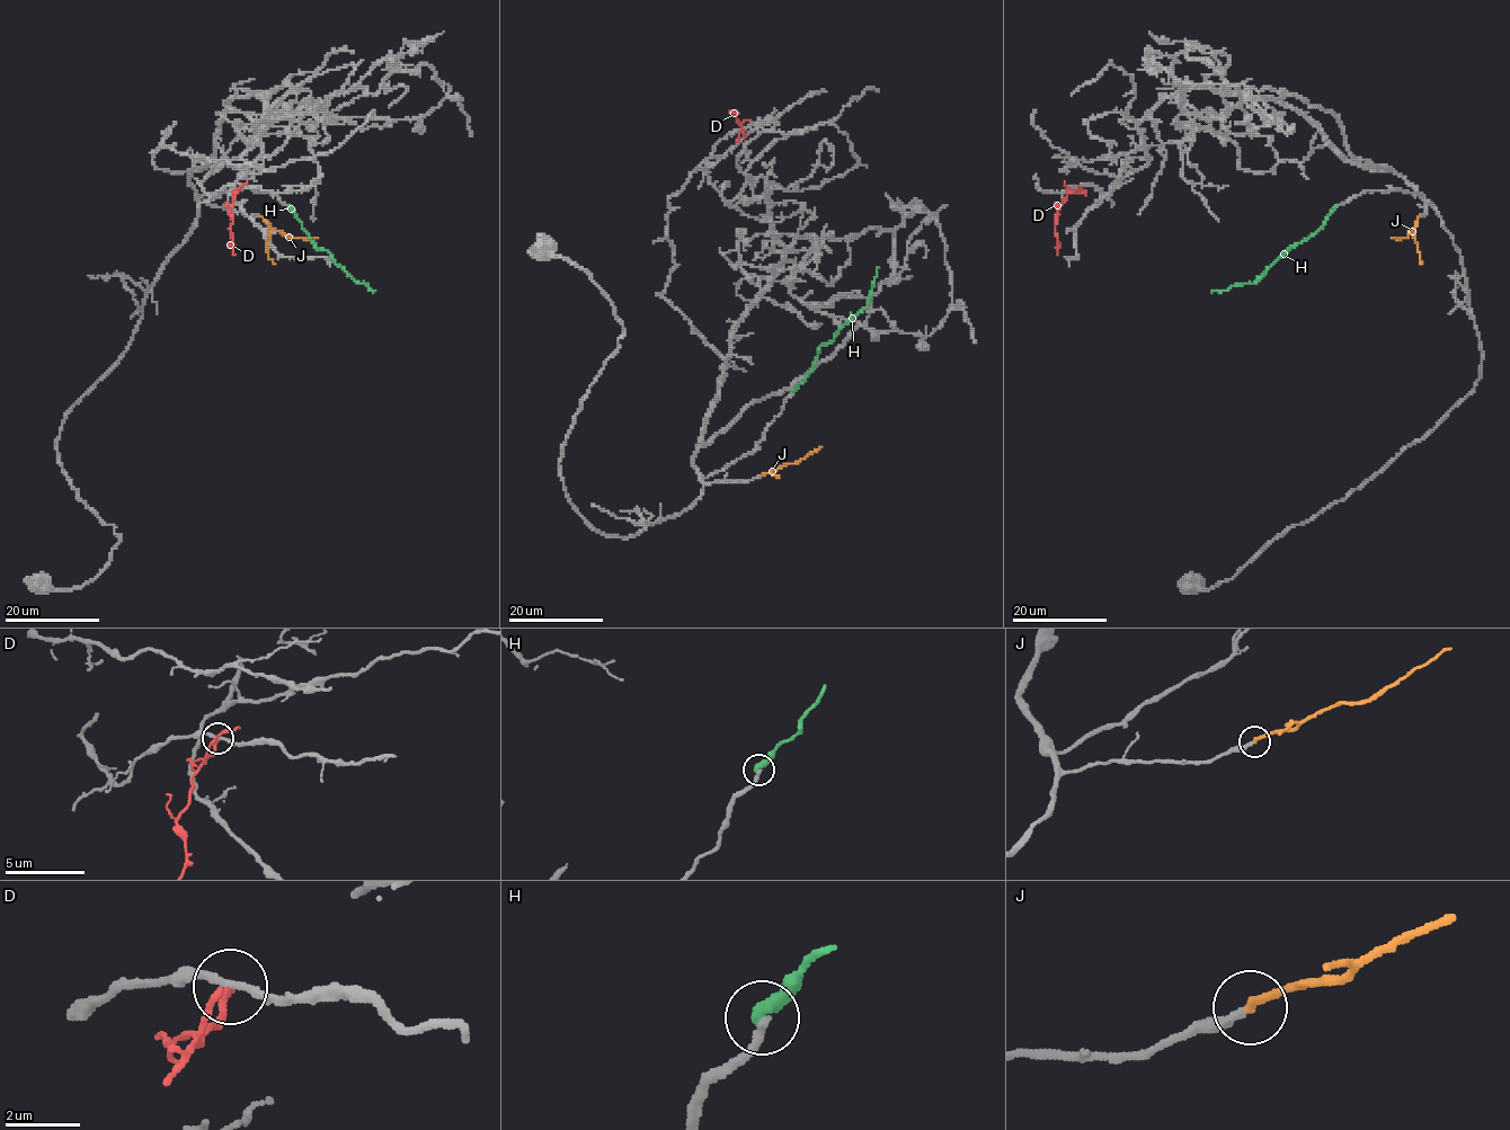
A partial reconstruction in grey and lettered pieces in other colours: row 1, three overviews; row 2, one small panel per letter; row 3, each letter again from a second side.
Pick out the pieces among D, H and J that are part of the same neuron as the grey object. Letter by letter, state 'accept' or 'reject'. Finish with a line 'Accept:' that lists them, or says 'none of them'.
D: reject
H: reject
J: accept
Accept: J

